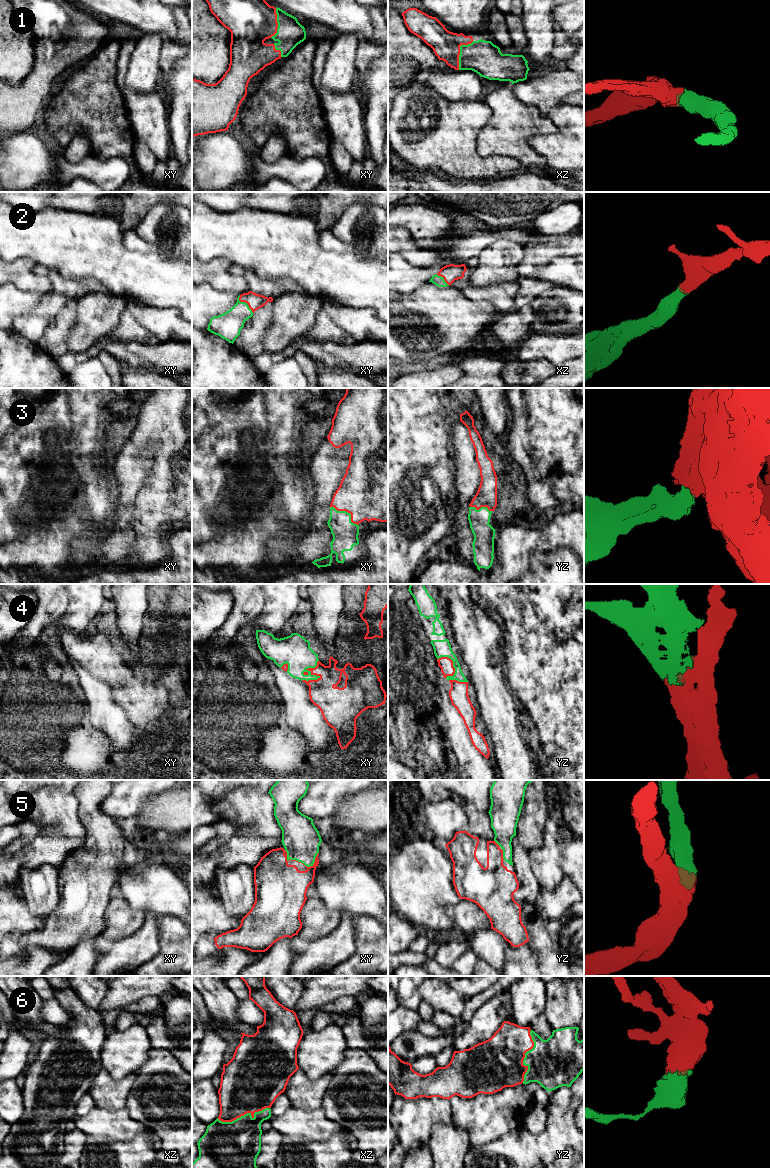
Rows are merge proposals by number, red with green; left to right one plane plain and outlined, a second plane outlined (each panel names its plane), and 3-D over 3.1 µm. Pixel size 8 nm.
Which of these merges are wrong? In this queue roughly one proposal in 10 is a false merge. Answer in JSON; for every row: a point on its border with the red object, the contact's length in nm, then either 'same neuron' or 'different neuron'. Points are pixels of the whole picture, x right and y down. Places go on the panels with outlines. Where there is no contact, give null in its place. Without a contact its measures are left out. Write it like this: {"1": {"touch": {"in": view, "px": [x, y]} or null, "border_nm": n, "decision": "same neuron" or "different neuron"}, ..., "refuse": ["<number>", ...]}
{"1": {"touch": {"in": "xz", "px": [459, 51]}, "border_nm": 260, "decision": "same neuron"}, "2": {"touch": {"in": "xy", "px": [245, 302]}, "border_nm": 180, "decision": "same neuron"}, "3": {"touch": {"in": "xy", "px": [347, 511]}, "border_nm": 280, "decision": "same neuron"}, "4": {"touch": {"in": "xy", "px": [314, 674]}, "border_nm": 220, "decision": "same neuron"}, "5": {"touch": {"in": "xy", "px": [300, 862]}, "border_nm": 280, "decision": "same neuron"}, "6": {"touch": {"in": "xz", "px": [243, 1115]}, "border_nm": 440, "decision": "same neuron"}, "refuse": []}

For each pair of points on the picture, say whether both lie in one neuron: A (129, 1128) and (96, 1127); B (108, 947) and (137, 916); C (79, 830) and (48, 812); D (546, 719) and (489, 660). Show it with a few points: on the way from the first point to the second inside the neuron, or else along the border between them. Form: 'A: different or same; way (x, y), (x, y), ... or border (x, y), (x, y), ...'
A: same; way (121, 1127), (104, 1127)
B: different; border (138, 929), (119, 938), (105, 938), (101, 935)
C: same; way (71, 824), (59, 812), (56, 812)
D: different; border (506, 680), (509, 687)

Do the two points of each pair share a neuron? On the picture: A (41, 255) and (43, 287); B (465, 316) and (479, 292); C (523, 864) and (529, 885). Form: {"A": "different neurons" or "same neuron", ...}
{"A": "different neurons", "B": "different neurons", "C": "same neuron"}

